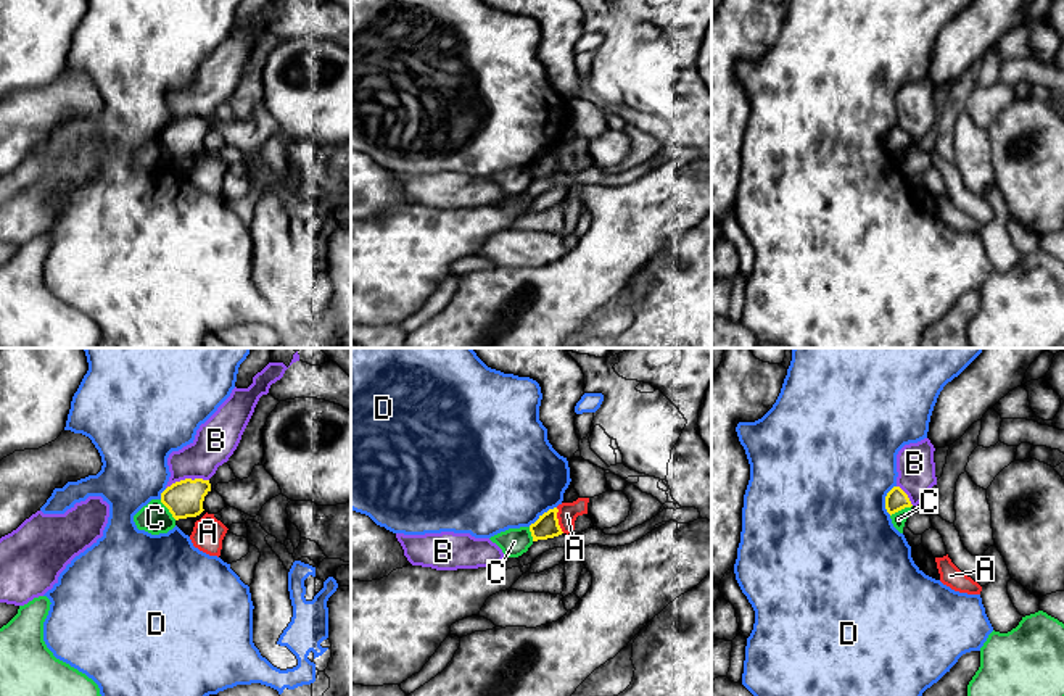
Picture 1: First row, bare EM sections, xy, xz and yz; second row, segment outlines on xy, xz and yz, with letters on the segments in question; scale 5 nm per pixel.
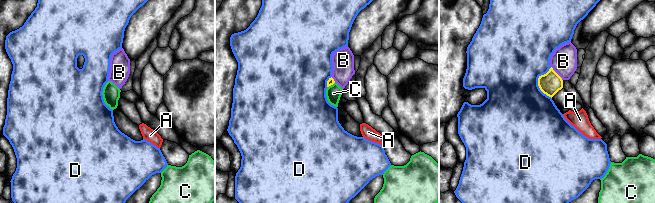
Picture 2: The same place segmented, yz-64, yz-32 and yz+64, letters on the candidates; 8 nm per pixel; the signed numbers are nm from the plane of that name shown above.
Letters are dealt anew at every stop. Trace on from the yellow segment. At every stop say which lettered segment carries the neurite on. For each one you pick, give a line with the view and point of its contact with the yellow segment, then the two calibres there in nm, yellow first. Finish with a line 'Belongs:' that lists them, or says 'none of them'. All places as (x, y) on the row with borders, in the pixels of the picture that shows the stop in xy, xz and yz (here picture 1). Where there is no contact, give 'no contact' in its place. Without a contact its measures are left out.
Belongs: none of them

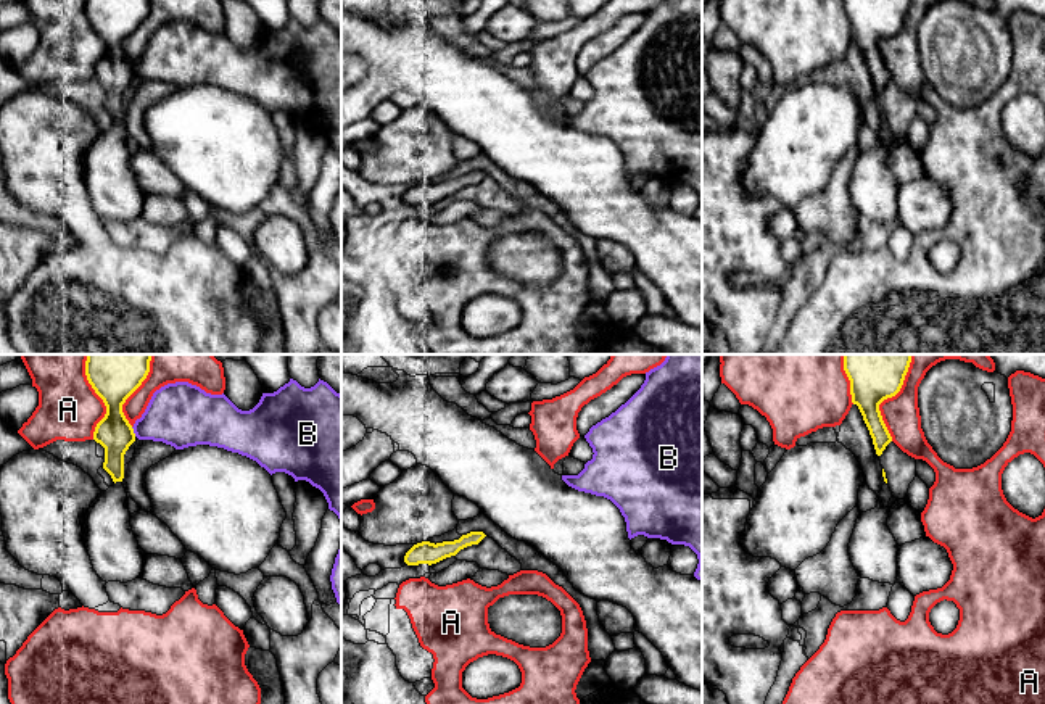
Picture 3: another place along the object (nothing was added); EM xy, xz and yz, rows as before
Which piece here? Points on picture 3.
Belongs: none of them

